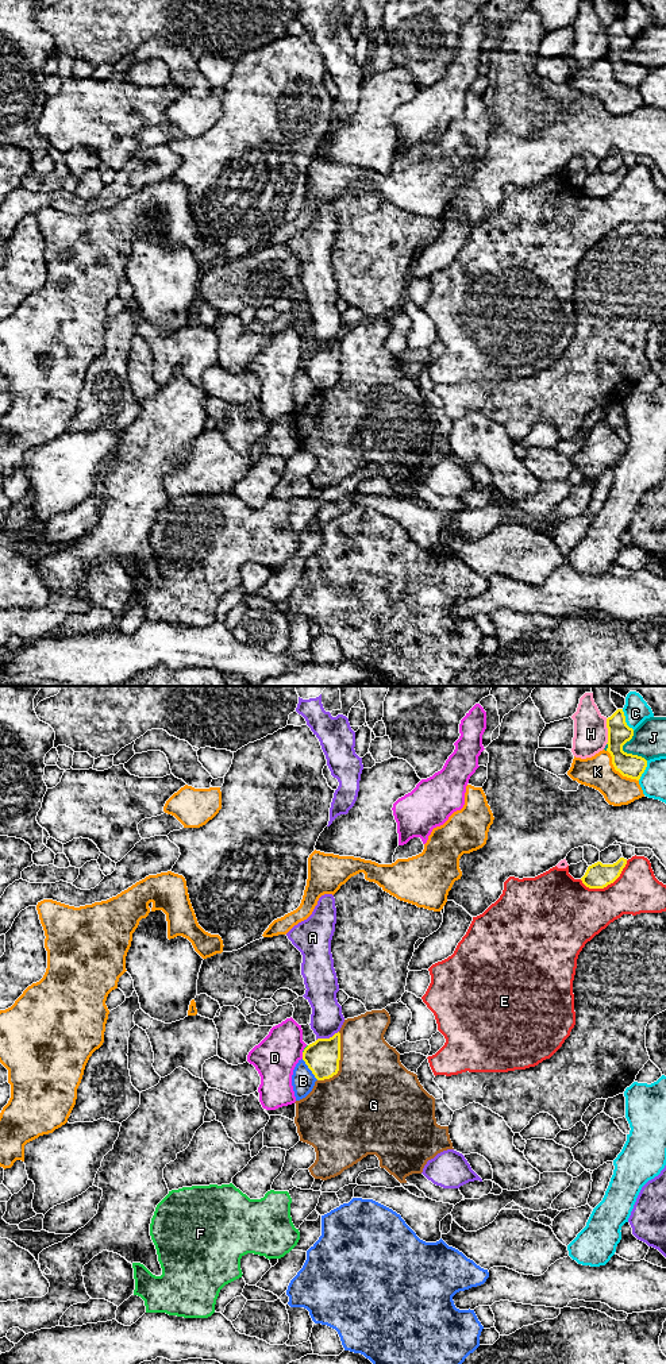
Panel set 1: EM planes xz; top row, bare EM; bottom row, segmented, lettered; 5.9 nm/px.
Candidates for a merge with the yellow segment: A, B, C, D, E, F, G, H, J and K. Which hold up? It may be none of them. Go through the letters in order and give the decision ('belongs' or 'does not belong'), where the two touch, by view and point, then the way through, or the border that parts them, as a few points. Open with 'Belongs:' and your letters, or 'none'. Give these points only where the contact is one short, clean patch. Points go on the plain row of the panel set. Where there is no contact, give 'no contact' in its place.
Belongs: none
A: does not belong | xz (327, 347)
B: does not belong | xz (310, 377) | along xz (301, 368), (318, 388)
C: does not belong | xz (624, 29)
D: does not belong | xz (303, 363) | along xz (301, 361), (303, 366)
E: does not belong | xz (607, 193)
F: does not belong | xz (304, 358) | along xz (308, 354), (303, 361)
G: does not belong | xz (338, 370)
H: does not belong | xz (608, 39) | along xz (605, 27), (607, 51)
J: does not belong | xz (626, 61)
K: does not belong | xz (618, 79) | along xz (607, 58), (612, 74), (623, 84), (638, 89)

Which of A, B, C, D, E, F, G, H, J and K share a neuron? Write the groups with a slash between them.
A / B / C / D / E / F / G / H / J / K

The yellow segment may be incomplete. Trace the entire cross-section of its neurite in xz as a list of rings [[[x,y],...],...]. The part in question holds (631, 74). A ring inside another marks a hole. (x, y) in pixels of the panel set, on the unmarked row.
[[[617,18],[607,27],[608,57],[612,73],[623,85],[639,89],[647,76],[647,69],[642,65],[627,62],[623,54],[634,45],[634,38],[625,31],[623,18]]]

